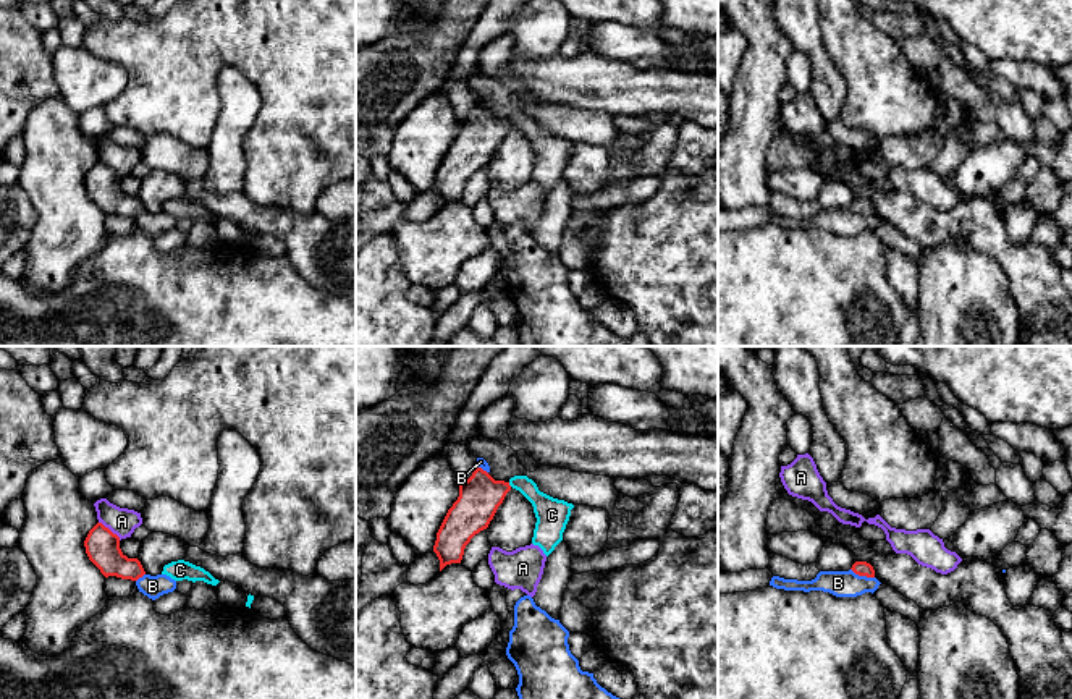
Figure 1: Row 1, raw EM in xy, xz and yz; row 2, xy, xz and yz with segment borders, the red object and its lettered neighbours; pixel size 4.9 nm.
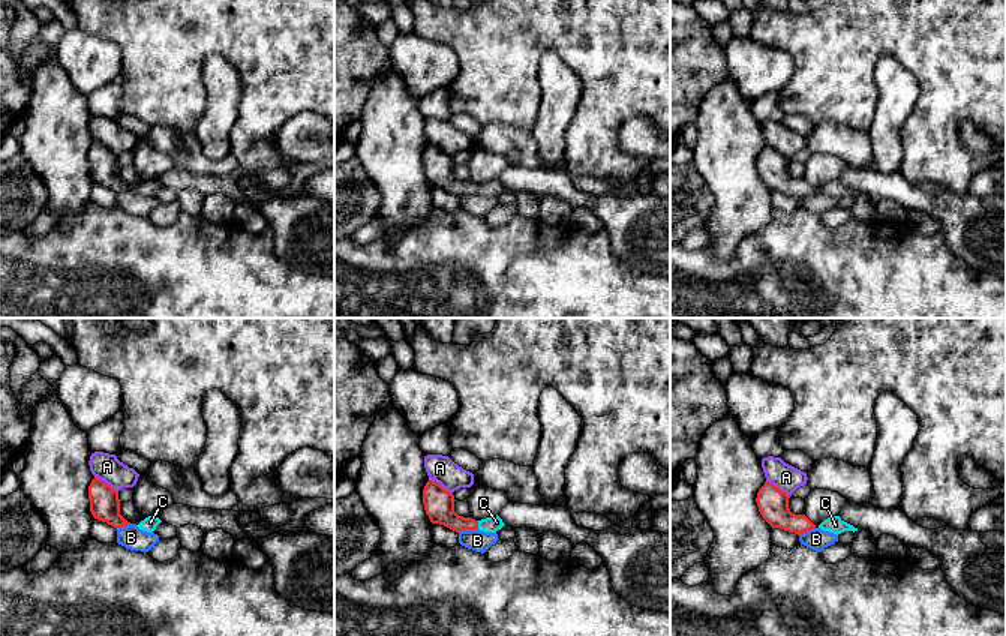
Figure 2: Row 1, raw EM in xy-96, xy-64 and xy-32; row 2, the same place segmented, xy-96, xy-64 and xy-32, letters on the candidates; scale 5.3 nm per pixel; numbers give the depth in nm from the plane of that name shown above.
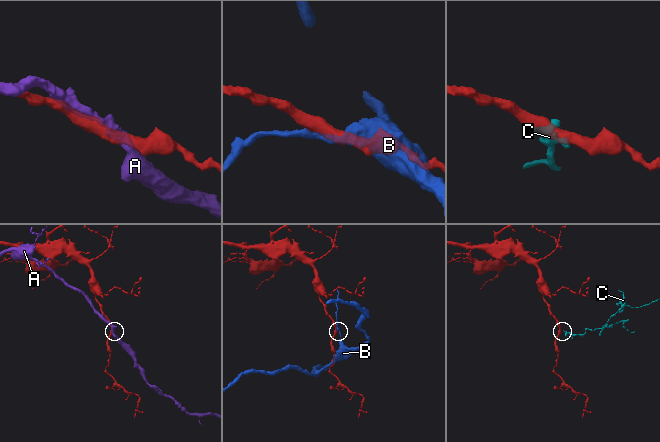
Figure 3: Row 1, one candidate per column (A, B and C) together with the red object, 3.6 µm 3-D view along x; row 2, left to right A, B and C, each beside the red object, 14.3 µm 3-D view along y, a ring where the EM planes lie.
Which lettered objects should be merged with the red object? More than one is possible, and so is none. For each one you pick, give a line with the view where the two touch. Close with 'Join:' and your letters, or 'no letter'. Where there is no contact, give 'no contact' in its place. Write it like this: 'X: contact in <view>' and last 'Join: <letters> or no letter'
C: contact in xz
Join: C

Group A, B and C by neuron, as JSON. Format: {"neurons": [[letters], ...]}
{"neurons": [["A"], ["B"], ["C"]]}

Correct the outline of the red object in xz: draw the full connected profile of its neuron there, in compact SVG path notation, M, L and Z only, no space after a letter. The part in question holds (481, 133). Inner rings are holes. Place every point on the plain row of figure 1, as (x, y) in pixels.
M475 105L466 120L459 120L459 134L448 147L433 183L440 209L451 201L461 201L471 176L487 167L506 131L516 126L534 144L537 155L532 181L548 194L563 178L572 141L553 136L538 128L527 113L514 113L508 120L495 118L482 105Z

